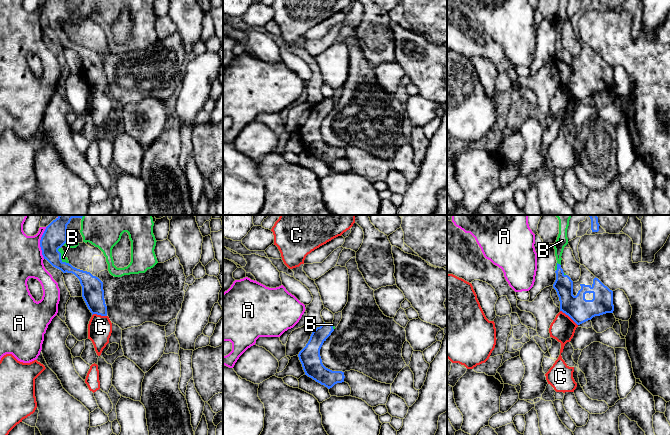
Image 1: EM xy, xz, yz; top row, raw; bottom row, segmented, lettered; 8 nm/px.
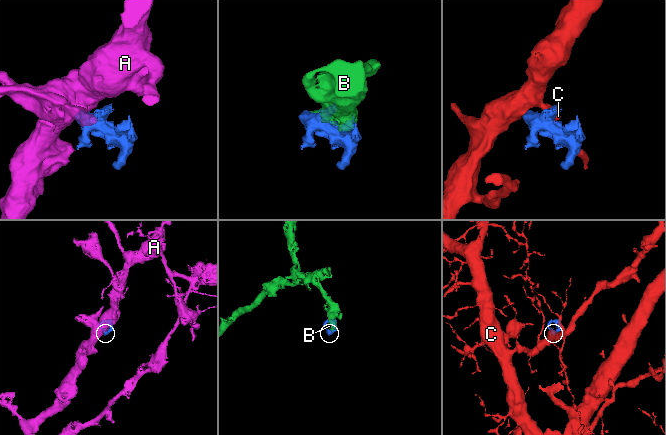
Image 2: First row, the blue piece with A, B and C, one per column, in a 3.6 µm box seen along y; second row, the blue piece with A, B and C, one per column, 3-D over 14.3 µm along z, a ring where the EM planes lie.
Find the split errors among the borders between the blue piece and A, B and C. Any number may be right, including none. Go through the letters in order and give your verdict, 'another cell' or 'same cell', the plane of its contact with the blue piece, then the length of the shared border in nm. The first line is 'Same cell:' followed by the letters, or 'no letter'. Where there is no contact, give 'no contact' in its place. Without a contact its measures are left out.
Same cell: B
A: another cell; contact in xy; length 260 nm
B: same cell; contact in xy; length 150 nm
C: another cell; contact in yz; length 190 nm

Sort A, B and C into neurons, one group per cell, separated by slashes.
A / B / C

